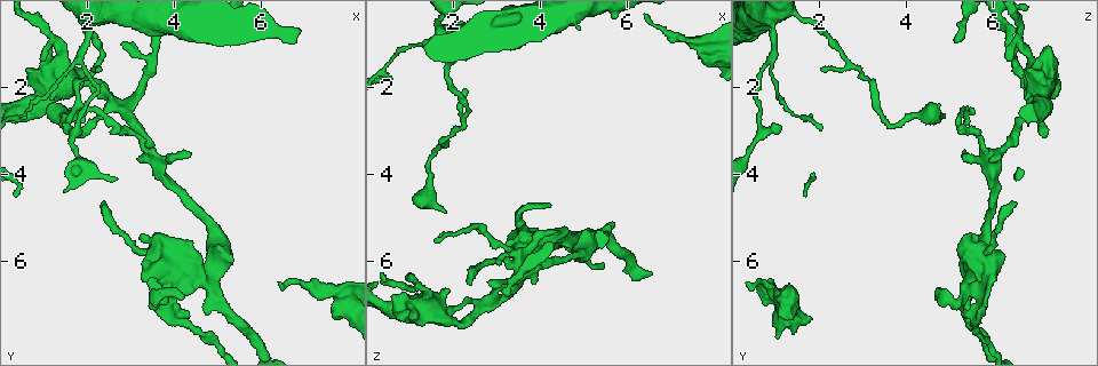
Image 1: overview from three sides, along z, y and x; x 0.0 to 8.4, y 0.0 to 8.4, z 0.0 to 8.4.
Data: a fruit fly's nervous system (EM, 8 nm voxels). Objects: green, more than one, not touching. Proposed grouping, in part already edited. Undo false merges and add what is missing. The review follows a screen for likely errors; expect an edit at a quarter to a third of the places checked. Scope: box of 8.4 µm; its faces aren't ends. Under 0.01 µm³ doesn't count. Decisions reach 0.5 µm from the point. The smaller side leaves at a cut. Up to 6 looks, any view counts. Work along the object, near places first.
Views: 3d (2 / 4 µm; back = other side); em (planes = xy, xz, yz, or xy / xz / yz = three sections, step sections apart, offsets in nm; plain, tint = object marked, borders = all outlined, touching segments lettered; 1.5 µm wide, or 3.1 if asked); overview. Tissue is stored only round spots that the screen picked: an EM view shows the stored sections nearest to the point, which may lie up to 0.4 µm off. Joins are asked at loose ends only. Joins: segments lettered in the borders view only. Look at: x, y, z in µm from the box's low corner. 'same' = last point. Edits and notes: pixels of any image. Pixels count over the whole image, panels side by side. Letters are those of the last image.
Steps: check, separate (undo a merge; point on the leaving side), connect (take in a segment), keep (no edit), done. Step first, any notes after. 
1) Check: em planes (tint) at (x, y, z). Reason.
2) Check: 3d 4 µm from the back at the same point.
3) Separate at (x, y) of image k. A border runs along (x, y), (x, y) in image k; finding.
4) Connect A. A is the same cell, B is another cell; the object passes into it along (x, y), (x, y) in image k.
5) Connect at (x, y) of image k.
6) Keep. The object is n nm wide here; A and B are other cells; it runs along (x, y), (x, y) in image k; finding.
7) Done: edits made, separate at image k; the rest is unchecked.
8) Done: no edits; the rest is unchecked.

Check: 3d 2 µm at (4.45, 3.55, 5.35). Thin end.

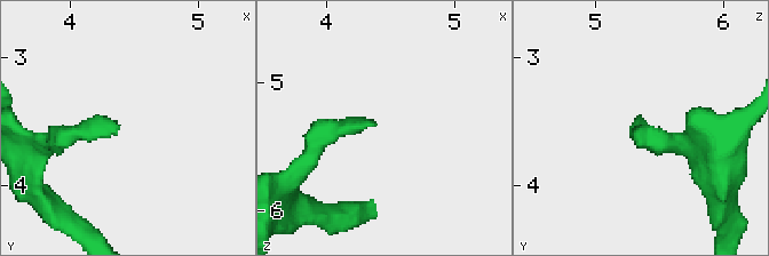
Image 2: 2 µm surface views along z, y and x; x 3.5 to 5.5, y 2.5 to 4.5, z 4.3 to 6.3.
Check: em yz step 8 (tint) at (4.40, 3.54, 5.32).

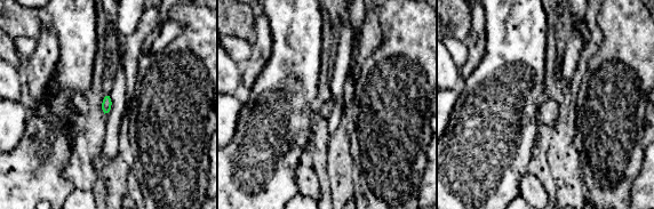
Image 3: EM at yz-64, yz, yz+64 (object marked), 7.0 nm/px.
Check: em planes (borders) at the same point. Another direction.

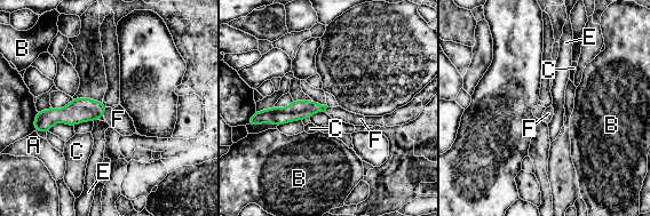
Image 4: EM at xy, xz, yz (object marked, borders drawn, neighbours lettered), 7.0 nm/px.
Connect F. The object is 130 nm wide here; F is the same cell, A, B, C and E are other cells; the object passes into it along (80, 110), (105, 111), (118, 119) in image 4; it goes on there.

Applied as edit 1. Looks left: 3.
Check: em xz step 8 (tint) at (1.85, 1.30, 0.95). Three-way junction.

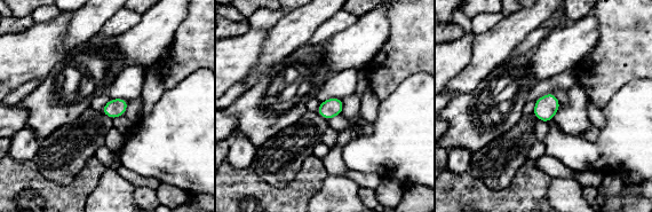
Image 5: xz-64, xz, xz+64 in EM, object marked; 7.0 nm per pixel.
Check: em planes (borders) at the same point. Cut it another way.

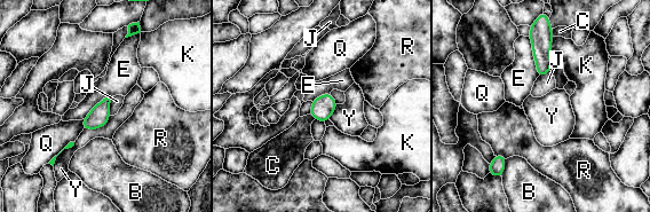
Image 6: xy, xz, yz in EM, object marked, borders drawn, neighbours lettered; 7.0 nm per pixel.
Keep. B, C, E, J, K, Q, R and Y are other cells; a border runs along (111, 116), (103, 126), (82, 131) in image 6; one neuron here.

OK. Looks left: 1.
Done: edits made, connect at image 4; the rest is unchecked.

